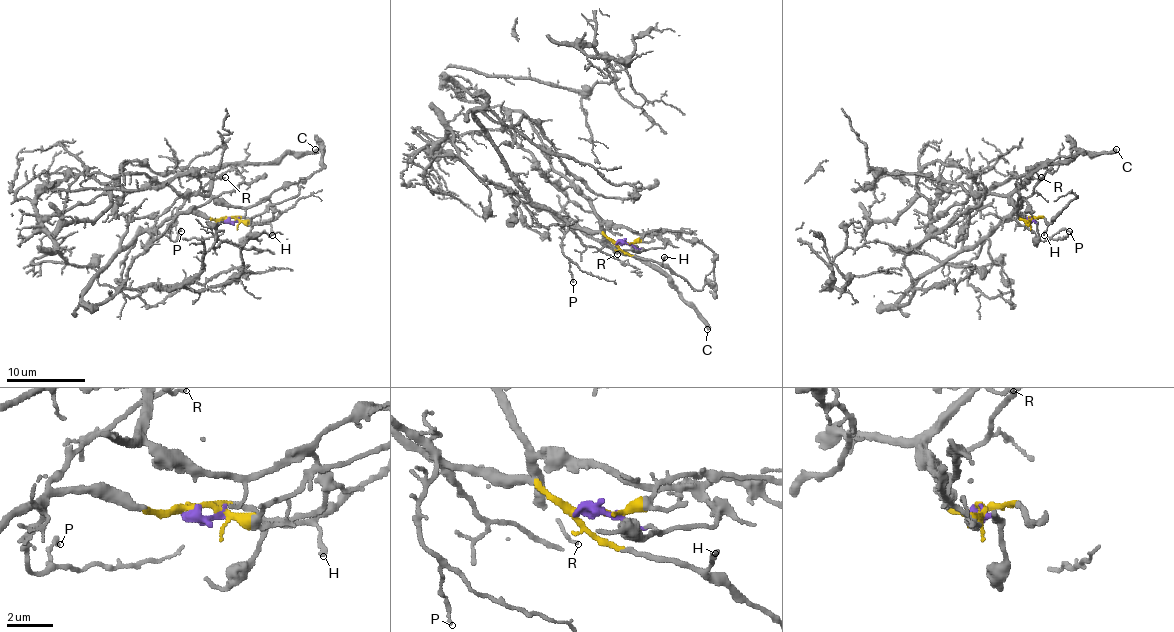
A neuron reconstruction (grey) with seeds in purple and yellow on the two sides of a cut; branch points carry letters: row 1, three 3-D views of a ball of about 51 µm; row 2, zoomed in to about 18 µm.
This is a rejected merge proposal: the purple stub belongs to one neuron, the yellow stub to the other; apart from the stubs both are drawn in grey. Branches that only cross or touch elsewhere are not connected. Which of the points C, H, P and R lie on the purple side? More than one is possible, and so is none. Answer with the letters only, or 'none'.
C, R

